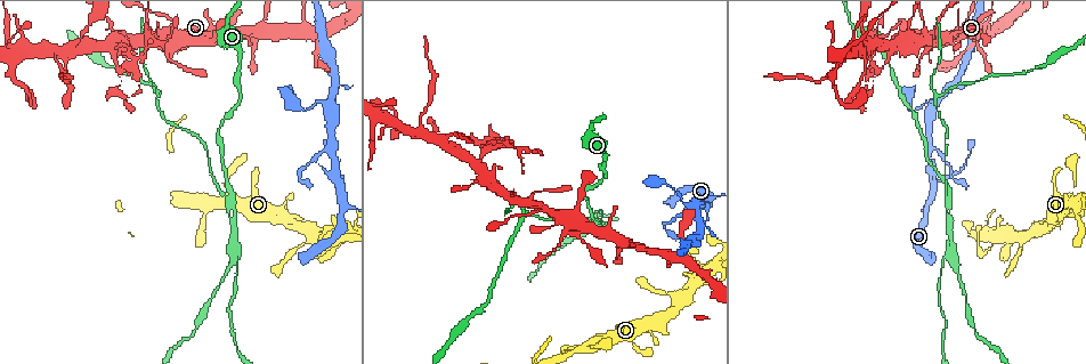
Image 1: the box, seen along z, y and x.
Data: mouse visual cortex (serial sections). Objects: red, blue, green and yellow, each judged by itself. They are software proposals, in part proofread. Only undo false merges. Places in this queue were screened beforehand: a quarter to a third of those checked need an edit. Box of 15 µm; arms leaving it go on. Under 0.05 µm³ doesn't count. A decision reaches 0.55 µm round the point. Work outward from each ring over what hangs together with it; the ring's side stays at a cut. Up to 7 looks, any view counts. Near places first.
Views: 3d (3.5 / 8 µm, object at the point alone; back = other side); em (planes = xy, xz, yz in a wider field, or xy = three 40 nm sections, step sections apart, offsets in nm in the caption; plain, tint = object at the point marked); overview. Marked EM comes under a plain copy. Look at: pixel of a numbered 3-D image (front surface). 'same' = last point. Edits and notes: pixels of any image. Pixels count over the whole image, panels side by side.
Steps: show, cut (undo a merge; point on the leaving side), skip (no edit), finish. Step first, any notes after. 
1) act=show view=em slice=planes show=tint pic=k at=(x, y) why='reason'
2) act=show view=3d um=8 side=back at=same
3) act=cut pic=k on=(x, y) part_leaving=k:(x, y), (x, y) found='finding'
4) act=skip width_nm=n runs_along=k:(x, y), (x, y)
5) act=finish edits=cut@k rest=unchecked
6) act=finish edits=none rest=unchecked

act=show view=3d um=8 pic=1 at=(707, 205) why='two arms in line, one across'

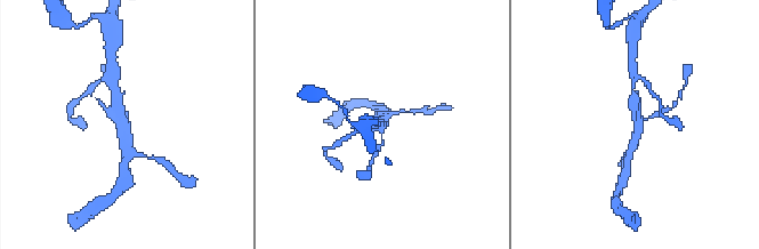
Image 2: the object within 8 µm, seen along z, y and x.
act=show view=3d um=3.5 pic=2 at=(380, 127)

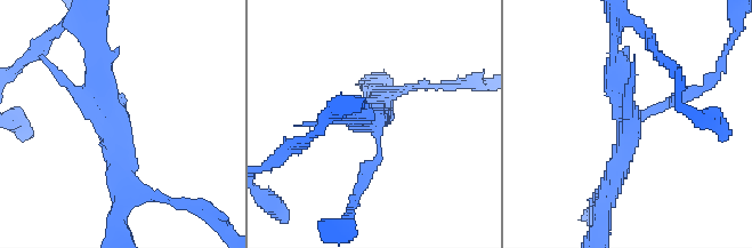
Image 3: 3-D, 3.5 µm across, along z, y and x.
act=show view=em slice=xy step=5 show=tint pic=3 at=(112, 115) why='shape alone is not enough'

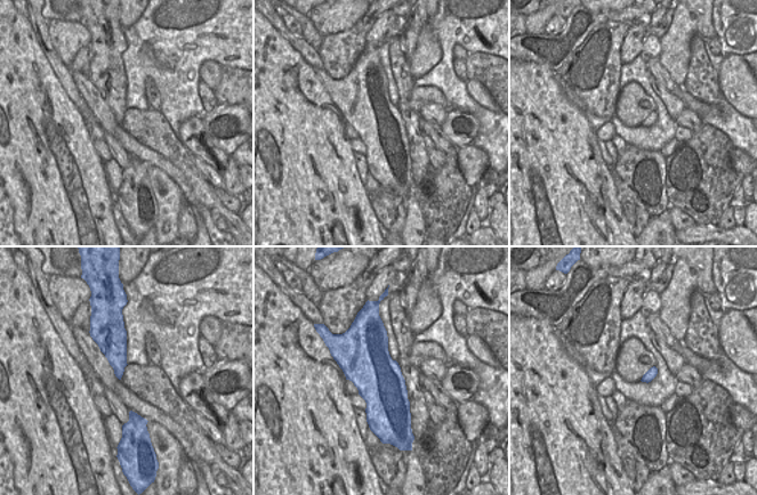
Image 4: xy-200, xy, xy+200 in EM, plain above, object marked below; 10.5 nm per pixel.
act=skip runs_along=3:(126, 188), (95, 47) found='one cell here'

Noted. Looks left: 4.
act=show view=3d um=3.5 pic=1 at=(596, 222) why='abrupt turn'

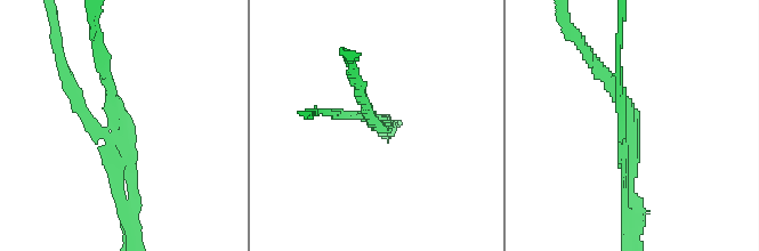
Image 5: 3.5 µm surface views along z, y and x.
act=show view=em slice=xy step=1 show=tint pic=5 at=(370, 121) arms=3 arm_widths_nm=150,150,150

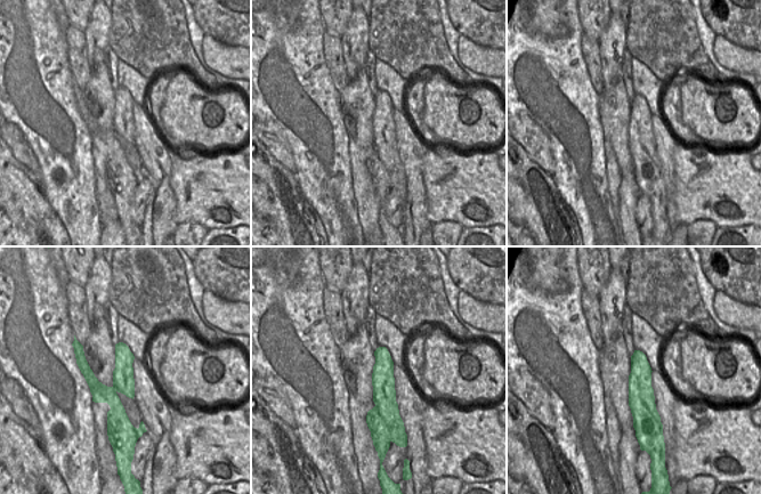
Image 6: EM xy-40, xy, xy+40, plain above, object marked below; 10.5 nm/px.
act=show view=em slice=xy step=5 show=tint at=same

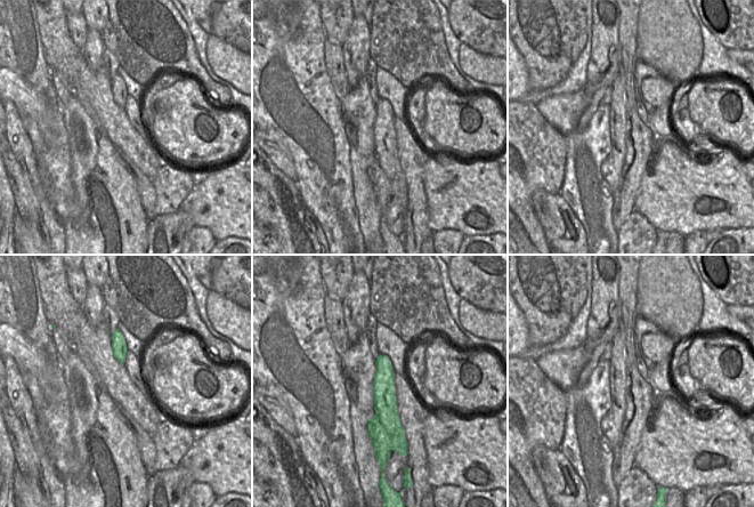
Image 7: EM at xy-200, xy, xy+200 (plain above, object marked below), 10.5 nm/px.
act=cut pic=5 on=(78, 92) part_leaving=5:(120, 167), (130, 236) found='a second cell is stuck on'

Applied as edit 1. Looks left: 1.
act=finish edits=cut@5 rest=unchecked

